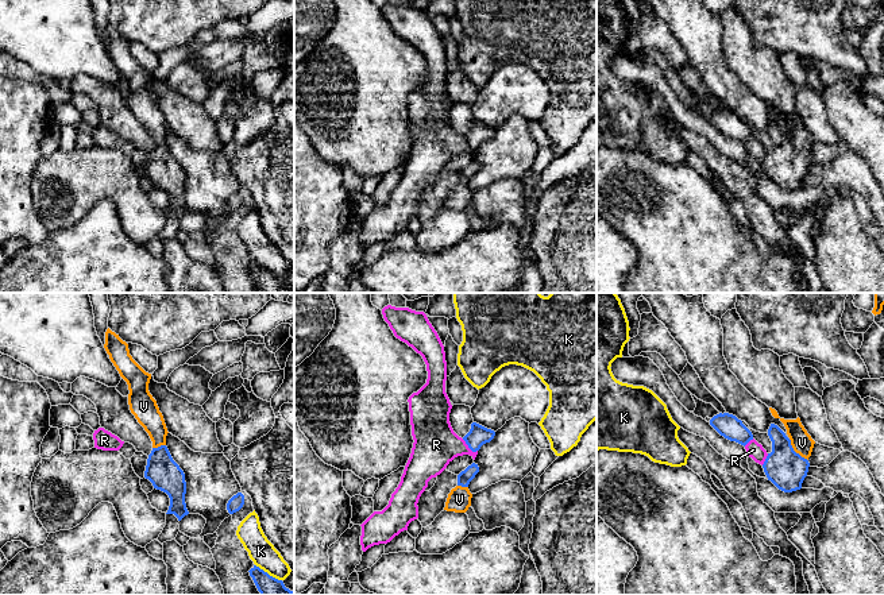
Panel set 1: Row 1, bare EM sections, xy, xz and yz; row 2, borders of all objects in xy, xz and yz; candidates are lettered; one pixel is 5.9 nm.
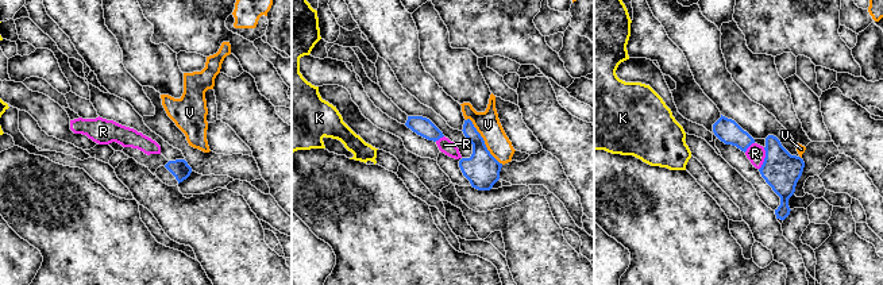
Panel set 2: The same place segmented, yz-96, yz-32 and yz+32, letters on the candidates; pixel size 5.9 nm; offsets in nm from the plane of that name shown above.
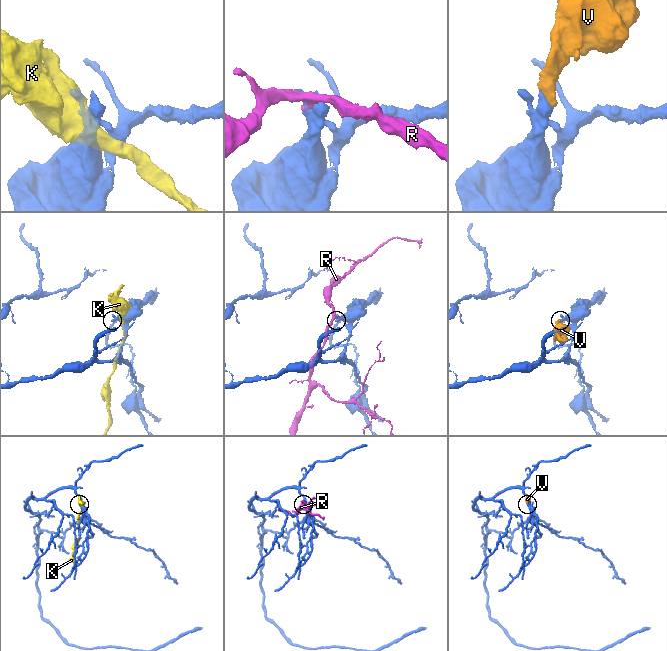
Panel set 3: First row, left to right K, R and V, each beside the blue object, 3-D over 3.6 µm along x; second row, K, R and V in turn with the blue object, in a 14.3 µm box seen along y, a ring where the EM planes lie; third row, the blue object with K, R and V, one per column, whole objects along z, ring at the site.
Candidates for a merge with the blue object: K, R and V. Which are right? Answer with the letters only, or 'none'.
V

